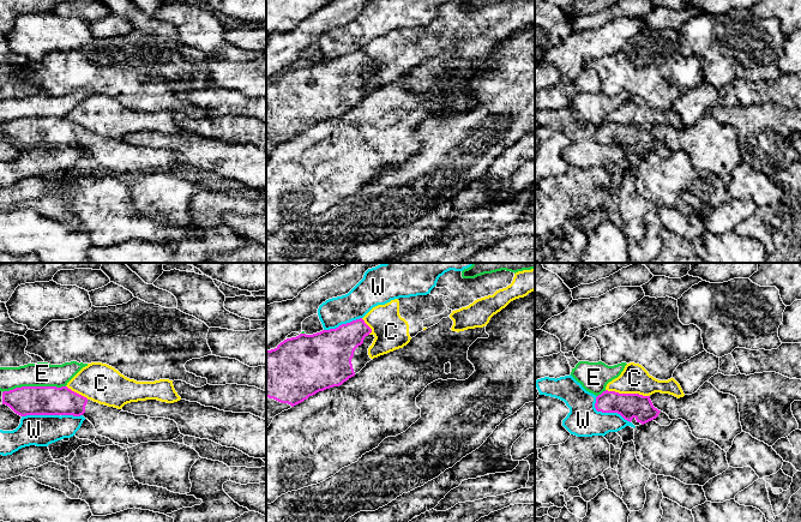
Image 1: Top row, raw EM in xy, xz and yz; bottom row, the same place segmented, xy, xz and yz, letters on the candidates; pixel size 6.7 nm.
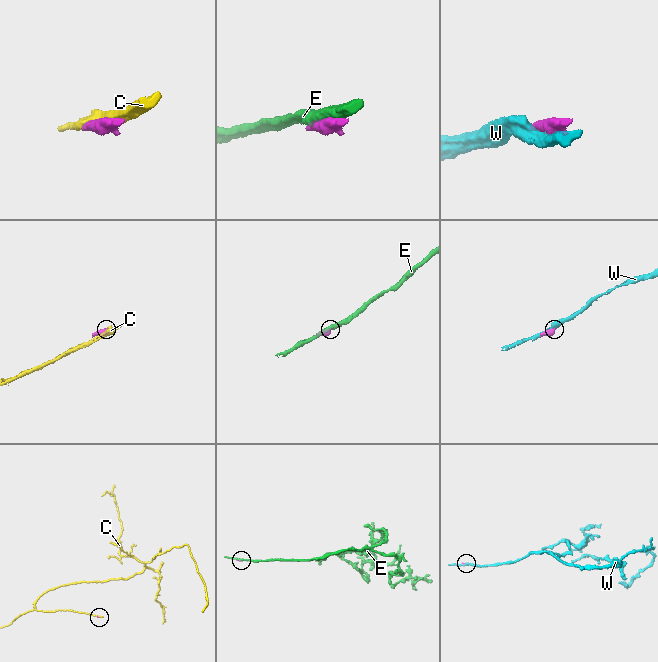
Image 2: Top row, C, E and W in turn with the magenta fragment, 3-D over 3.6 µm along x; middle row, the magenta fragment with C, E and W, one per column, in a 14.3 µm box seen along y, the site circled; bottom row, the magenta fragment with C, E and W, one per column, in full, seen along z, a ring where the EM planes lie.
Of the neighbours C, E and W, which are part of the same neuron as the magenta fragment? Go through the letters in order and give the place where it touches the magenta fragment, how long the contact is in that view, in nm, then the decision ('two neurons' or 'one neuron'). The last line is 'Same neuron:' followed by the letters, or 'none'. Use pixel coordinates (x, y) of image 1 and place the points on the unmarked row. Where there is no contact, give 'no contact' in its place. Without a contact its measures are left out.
C: contact yz (627, 125); length 300 nm; two neurons
E: contact xy (34, 118); length 420 nm; two neurons
W: contact yz (607, 143); length 300 nm; two neurons
Same neuron: none

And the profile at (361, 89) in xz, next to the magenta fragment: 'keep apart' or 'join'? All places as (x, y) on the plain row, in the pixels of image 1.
join

